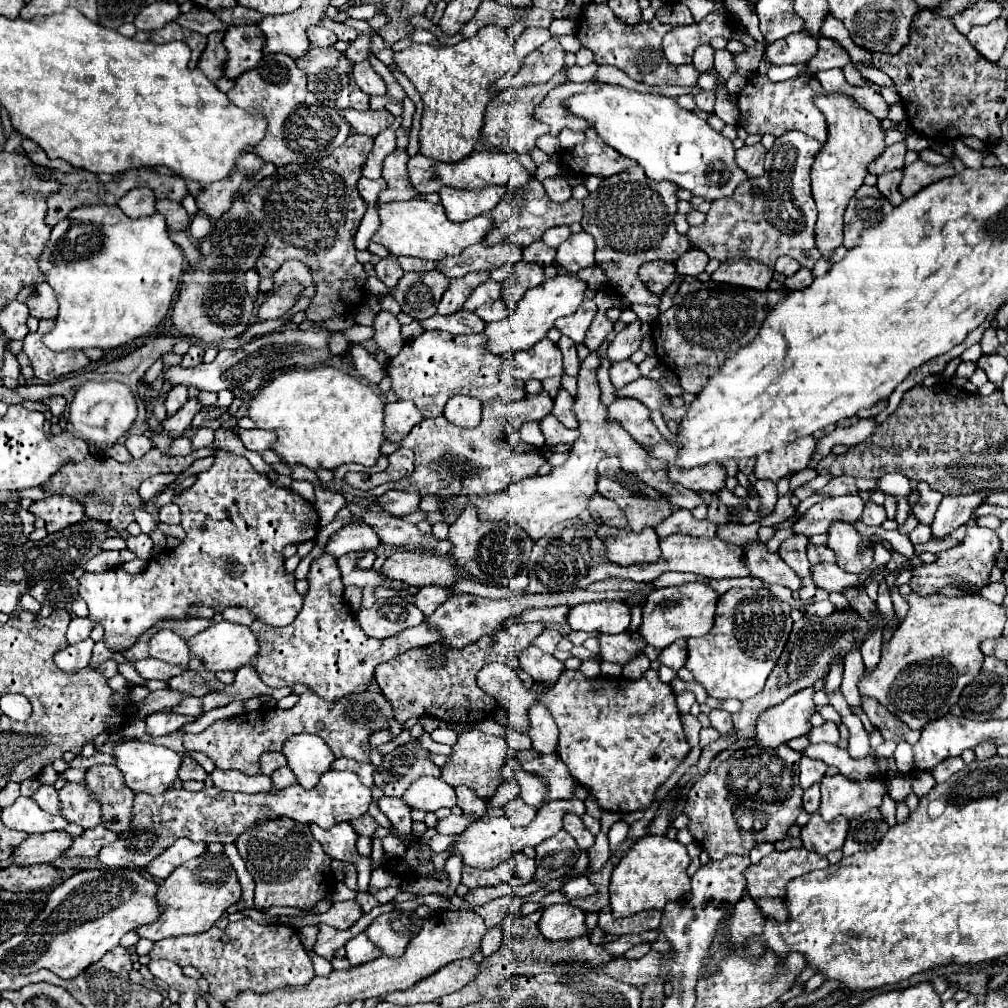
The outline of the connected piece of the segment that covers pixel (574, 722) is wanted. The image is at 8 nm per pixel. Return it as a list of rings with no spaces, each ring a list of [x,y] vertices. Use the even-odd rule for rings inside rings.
[[[491,664],[483,666],[477,674],[479,688],[483,688],[489,696],[493,696],[501,706],[505,706],[511,712],[509,724],[521,732],[527,734],[529,730],[529,718],[527,710],[531,702],[543,702],[547,710],[551,712],[555,724],[559,726],[559,744],[557,754],[567,764],[571,776],[593,794],[601,810],[615,812],[615,814],[629,814],[635,810],[647,810],[653,800],[657,788],[671,776],[671,772],[683,762],[683,758],[689,754],[689,744],[683,734],[679,710],[675,704],[675,694],[669,684],[661,682],[657,670],[647,670],[641,680],[609,680],[609,678],[597,678],[589,680],[579,670],[565,670],[559,680],[545,692],[541,692],[541,684],[533,684],[533,688],[523,688],[521,678],[517,672],[513,672],[505,664]]]

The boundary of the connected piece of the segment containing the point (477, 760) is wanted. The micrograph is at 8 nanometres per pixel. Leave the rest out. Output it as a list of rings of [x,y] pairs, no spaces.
[[[469,730],[469,732],[463,732],[457,736],[457,742],[453,744],[453,752],[449,756],[449,762],[441,768],[441,778],[453,788],[467,786],[479,798],[491,798],[491,794],[495,794],[495,790],[503,782],[499,770],[505,766],[507,756],[509,756],[509,746],[503,738],[489,736],[479,730]]]

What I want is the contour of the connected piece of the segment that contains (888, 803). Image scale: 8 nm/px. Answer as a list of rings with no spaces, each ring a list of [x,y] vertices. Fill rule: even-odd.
[[[887,794],[887,798],[883,800],[883,806],[881,806],[881,814],[883,814],[883,818],[887,820],[889,826],[895,826],[897,824],[897,820],[895,820],[895,808],[897,808],[897,804]]]

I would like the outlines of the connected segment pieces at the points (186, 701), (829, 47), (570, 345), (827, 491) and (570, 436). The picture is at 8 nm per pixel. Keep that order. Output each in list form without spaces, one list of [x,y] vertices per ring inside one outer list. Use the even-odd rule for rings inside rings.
[[[183,698],[183,702],[179,702],[177,706],[171,708],[175,714],[189,714],[189,716],[201,716],[203,708],[201,708],[201,698]]]
[[[819,38],[817,42],[817,54],[807,62],[807,76],[815,76],[821,70],[829,70],[829,68],[843,68],[845,64],[849,64],[849,54],[833,40],[829,38]]]
[[[561,336],[559,342],[557,342],[557,348],[563,352],[565,374],[569,374],[569,376],[577,376],[577,372],[579,372],[579,358],[577,358],[575,342],[571,342],[571,338],[567,338],[567,336]]]
[[[851,476],[833,478],[833,480],[823,488],[823,494],[825,494],[825,496],[843,496],[843,494],[849,494],[849,492],[857,492],[857,490],[855,490],[855,478],[851,478]]]
[[[553,414],[541,420],[541,432],[545,436],[545,446],[557,446],[557,444],[571,446],[579,438],[577,430],[569,430],[561,422],[555,422]]]

